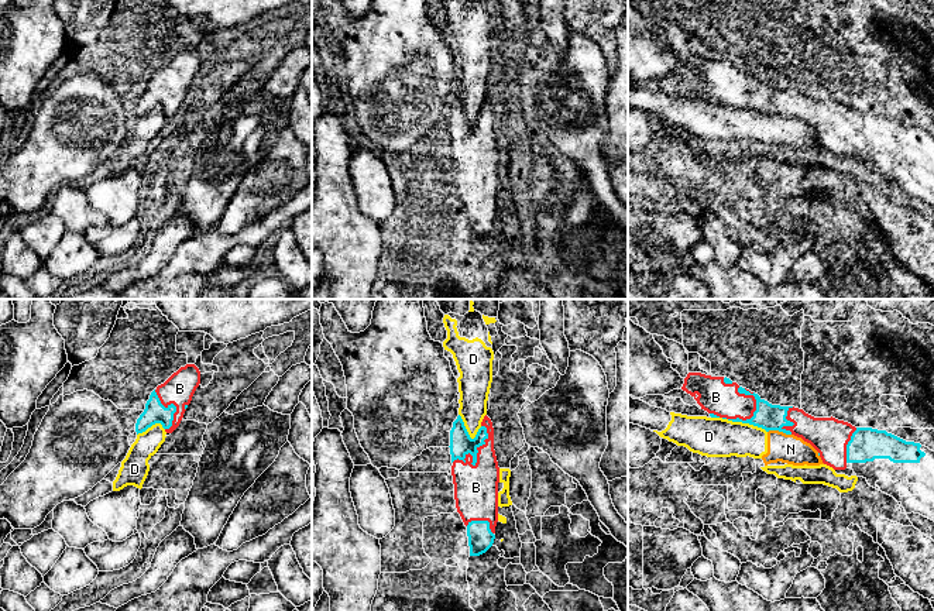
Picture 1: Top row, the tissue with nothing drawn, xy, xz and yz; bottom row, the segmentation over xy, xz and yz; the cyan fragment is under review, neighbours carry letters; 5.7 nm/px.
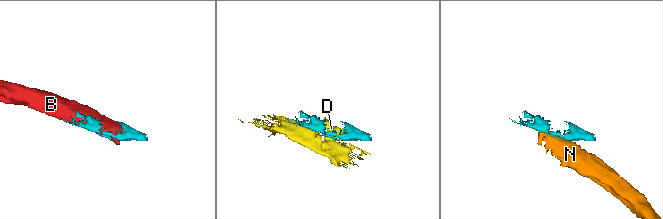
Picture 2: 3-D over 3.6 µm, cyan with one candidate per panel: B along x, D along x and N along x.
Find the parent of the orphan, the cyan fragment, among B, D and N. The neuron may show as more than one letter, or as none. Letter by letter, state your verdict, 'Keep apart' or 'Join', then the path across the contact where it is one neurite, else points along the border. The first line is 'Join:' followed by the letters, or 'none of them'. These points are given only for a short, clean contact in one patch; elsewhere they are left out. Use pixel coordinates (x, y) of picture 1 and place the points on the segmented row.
Join: B
B: Join
D: Keep apart
N: Keep apart

